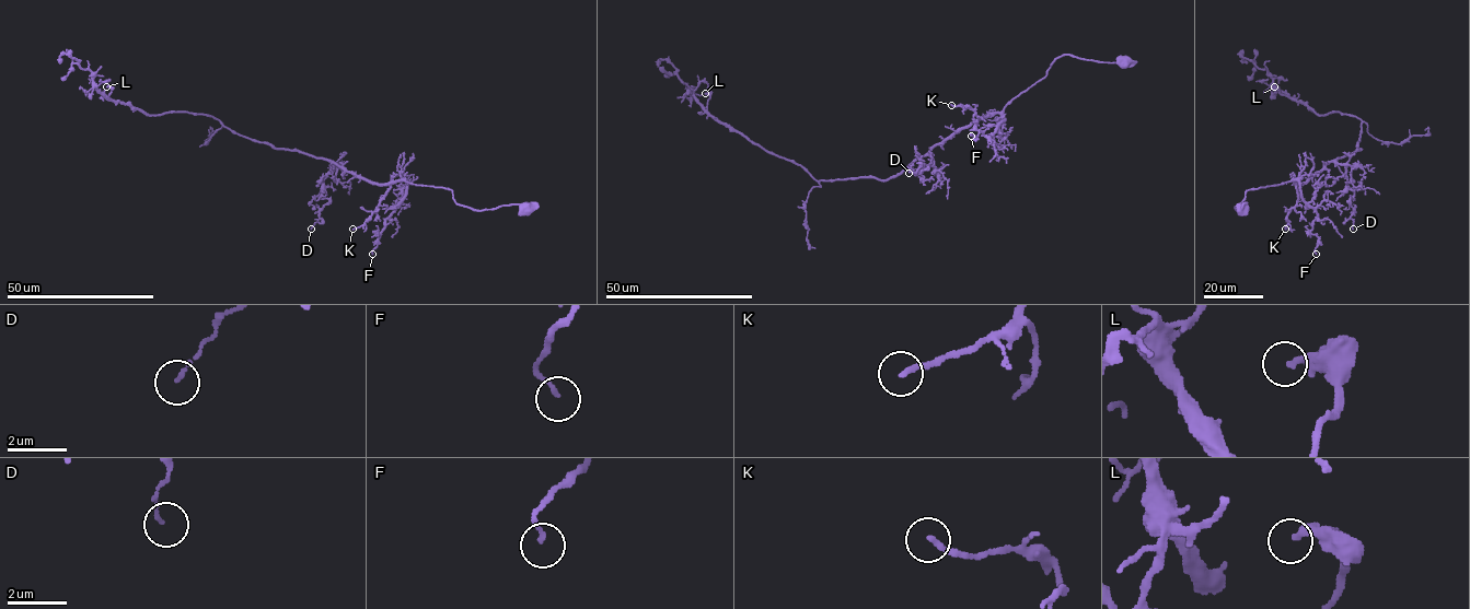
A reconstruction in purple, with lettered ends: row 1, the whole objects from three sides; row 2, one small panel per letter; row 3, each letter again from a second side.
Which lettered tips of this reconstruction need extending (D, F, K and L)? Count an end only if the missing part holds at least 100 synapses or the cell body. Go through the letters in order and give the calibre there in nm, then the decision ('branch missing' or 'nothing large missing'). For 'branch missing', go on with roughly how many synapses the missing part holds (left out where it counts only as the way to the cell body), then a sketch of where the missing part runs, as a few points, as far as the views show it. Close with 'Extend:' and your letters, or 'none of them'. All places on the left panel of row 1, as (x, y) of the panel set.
D: 110 nm | nothing large missing
F: 130 nm | nothing large missing
K: 160 nm | nothing large missing
L: 280 nm | nothing large missing
Extend: none of them

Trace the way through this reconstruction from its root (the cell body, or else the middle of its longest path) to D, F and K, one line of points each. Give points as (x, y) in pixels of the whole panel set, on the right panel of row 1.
D: (1241, 209), (1235, 207), (1248, 190), (1304, 184), (1332, 161), (1345, 165), (1354, 191), (1353, 229)
F: (1241, 209), (1235, 207), (1248, 190), (1296, 179), (1316, 213), (1316, 254)
K: (1241, 209), (1243, 205), (1239, 210), (1235, 207), (1248, 190), (1293, 180), (1298, 200), (1288, 213), (1285, 229)

